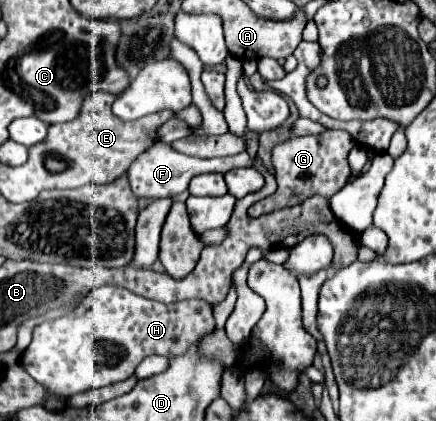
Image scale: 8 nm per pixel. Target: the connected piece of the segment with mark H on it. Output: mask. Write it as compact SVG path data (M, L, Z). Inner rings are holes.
M101 286L67 316L35 326L33 342L23 352L21 366L47 392L69 398L85 390L127 380L147 356L183 356L191 344L213 328L215 318L211 304L205 300L161 304L119 286Z

